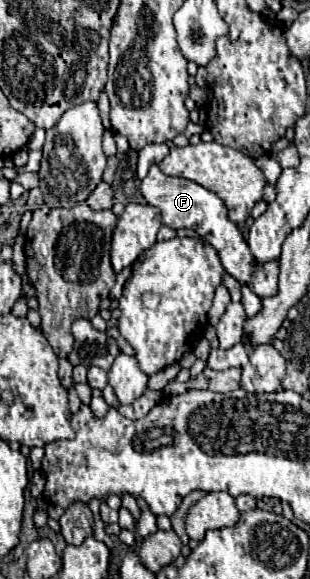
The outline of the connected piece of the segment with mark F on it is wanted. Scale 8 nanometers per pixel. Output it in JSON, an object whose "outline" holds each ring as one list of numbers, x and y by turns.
{"outline":[[151,164,147,178,141,182,141,194,147,200,147,204,155,206,161,210,161,218,163,224,179,230,179,228,191,228,195,230,201,238,207,238,209,244,213,248,217,248,221,264,225,268,225,272,229,272,233,278,237,278,241,284,249,284,249,288,253,288,253,292,259,298,267,298,267,296,275,296,277,294,277,276,279,276,279,262,271,260,269,264,257,264,249,252,249,244,243,238,241,230,237,228,235,222,229,220,227,216,227,208,225,202,205,190,203,186,185,180,185,178,171,178,165,176,157,164]]}

